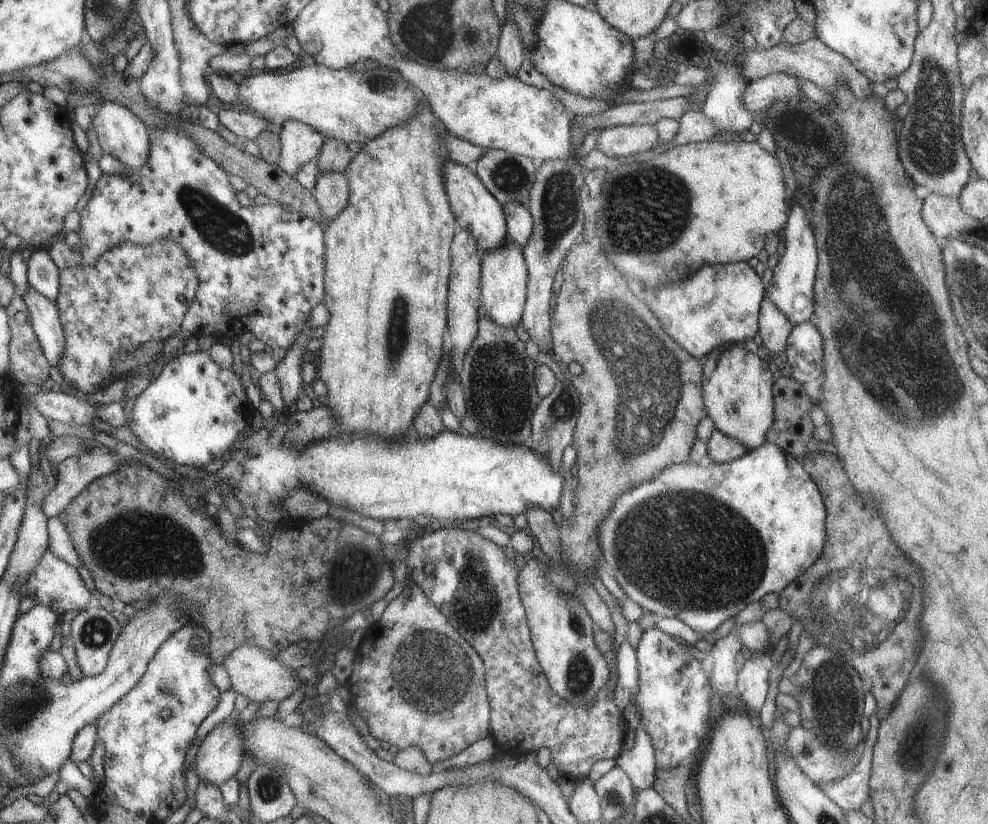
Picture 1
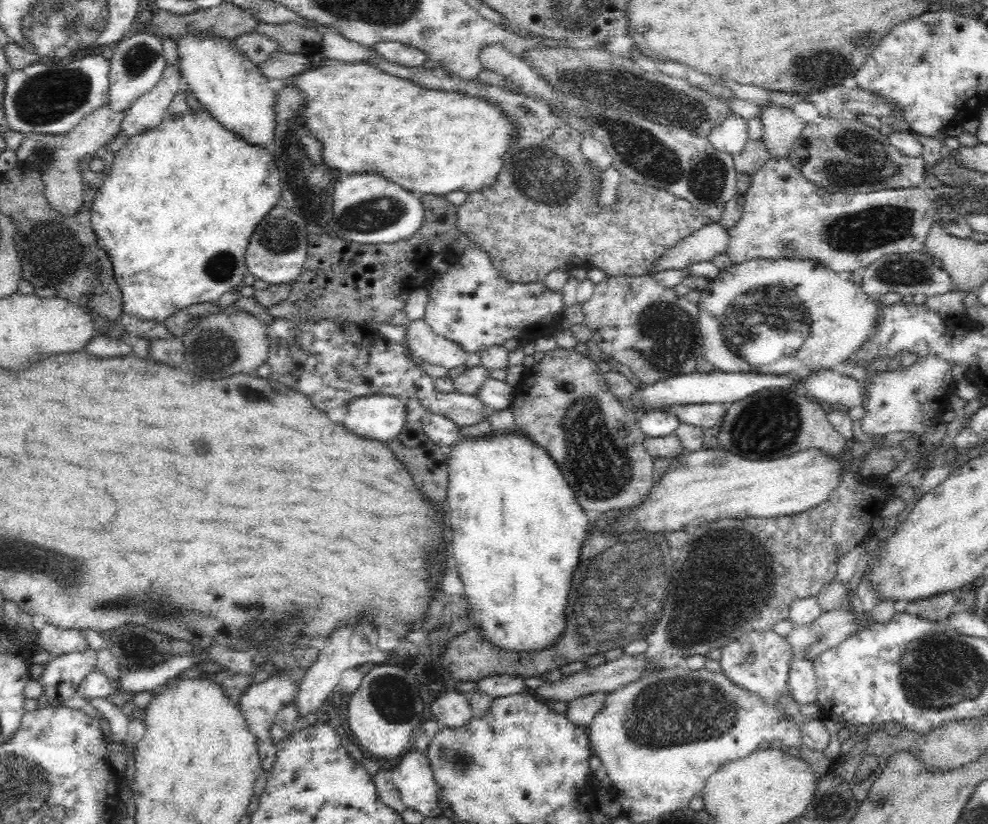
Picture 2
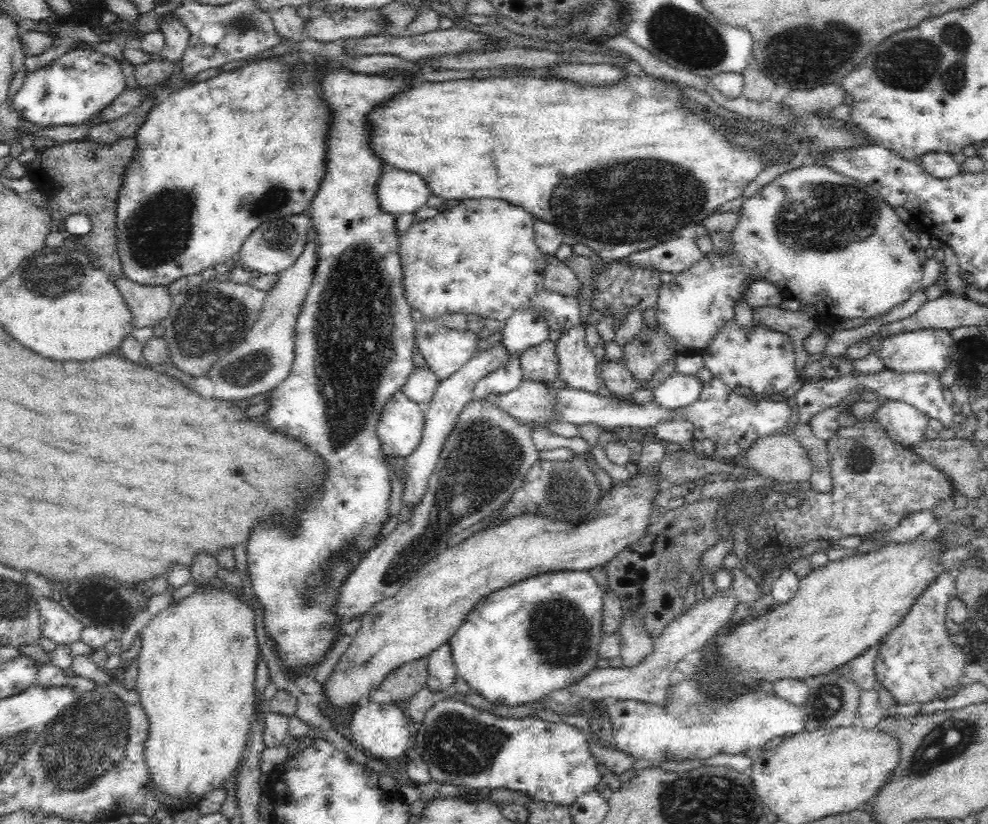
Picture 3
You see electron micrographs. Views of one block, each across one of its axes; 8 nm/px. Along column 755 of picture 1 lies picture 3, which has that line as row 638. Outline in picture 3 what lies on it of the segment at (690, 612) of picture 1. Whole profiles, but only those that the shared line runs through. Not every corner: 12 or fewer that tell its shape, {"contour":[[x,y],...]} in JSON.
{"contour":[[588,571],[495,589],[447,640],[491,704],[596,668]]}

